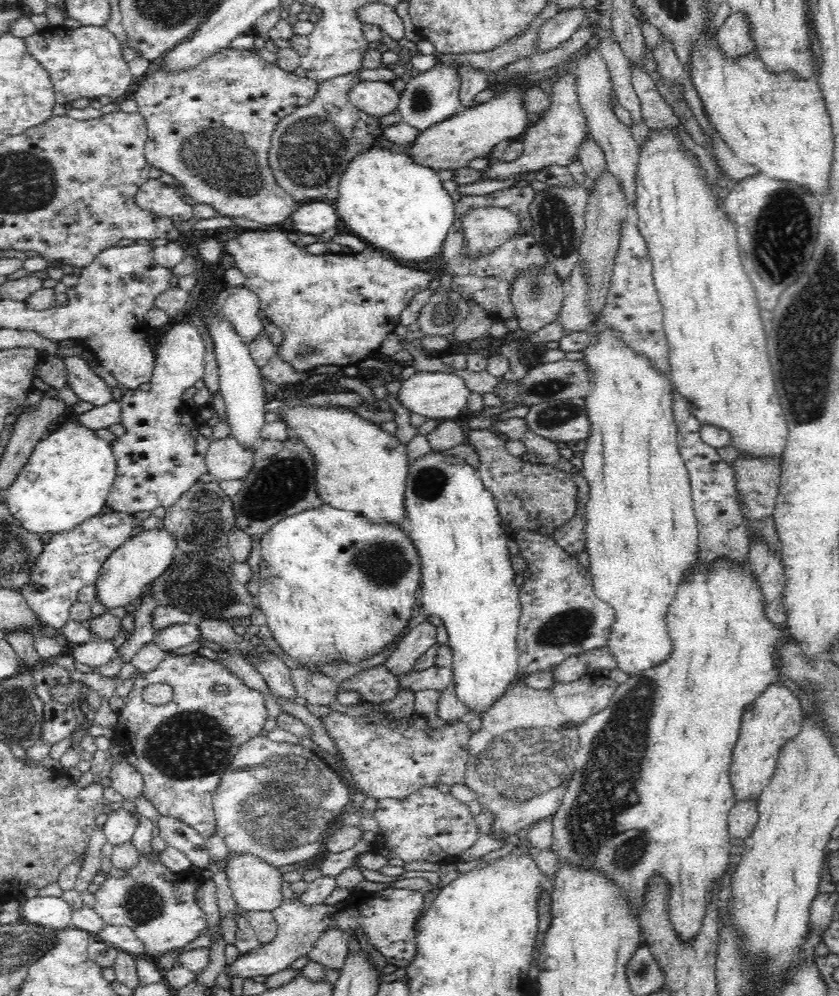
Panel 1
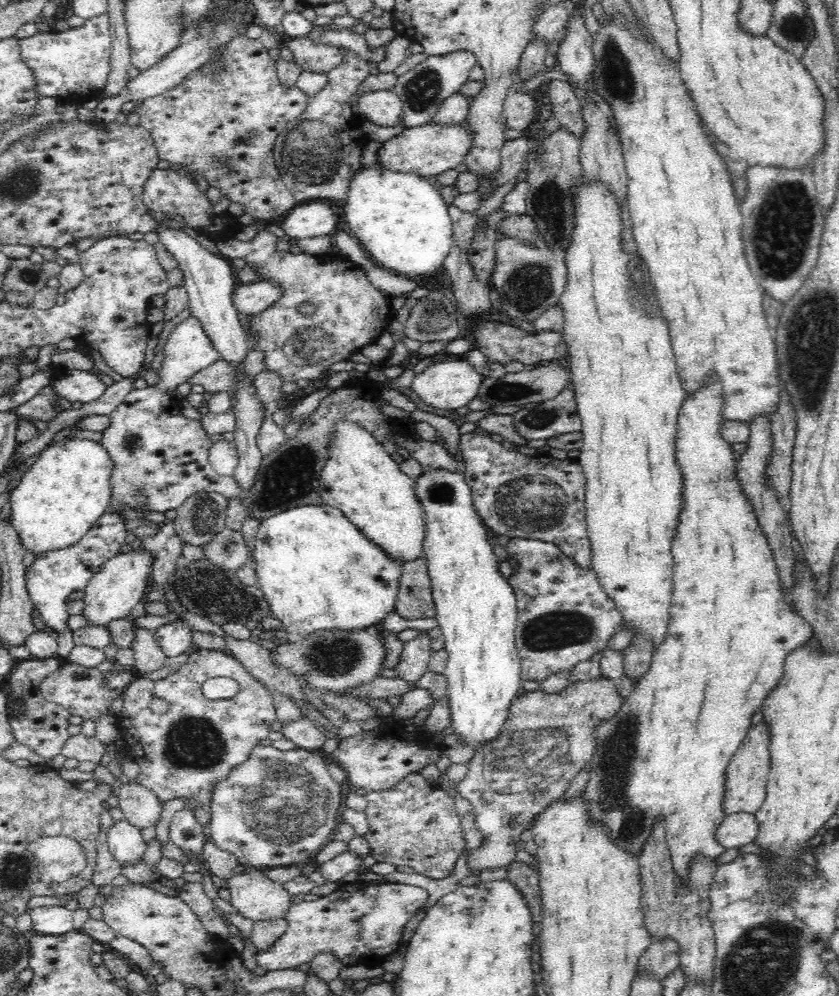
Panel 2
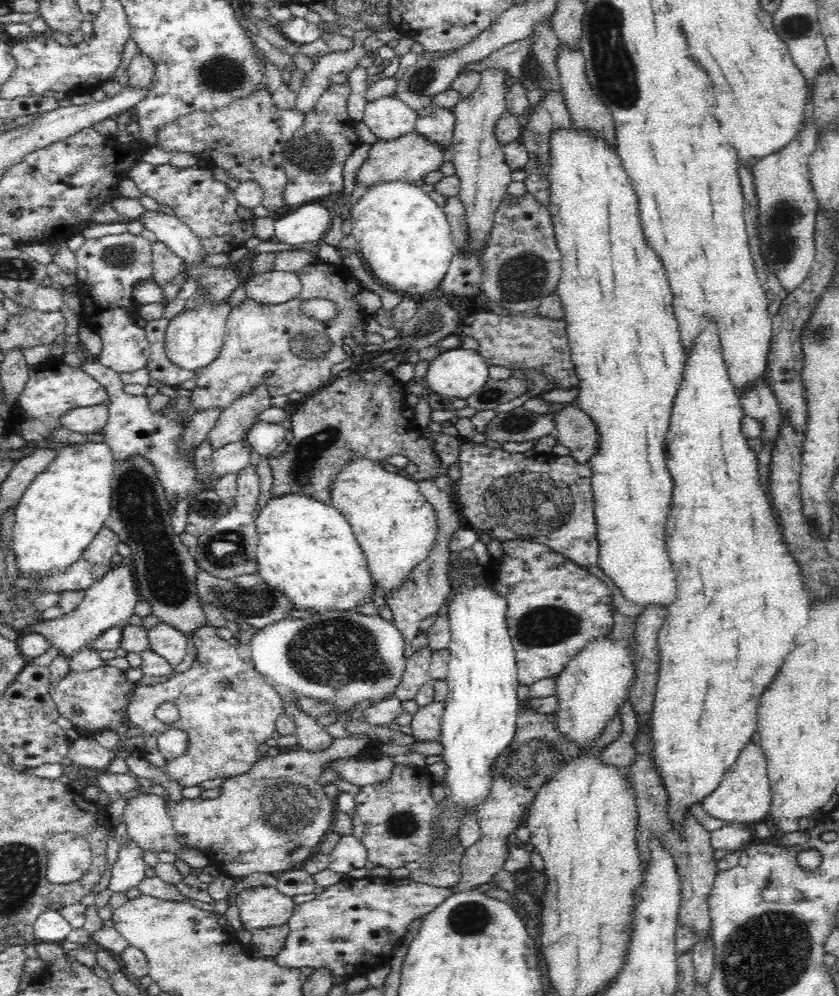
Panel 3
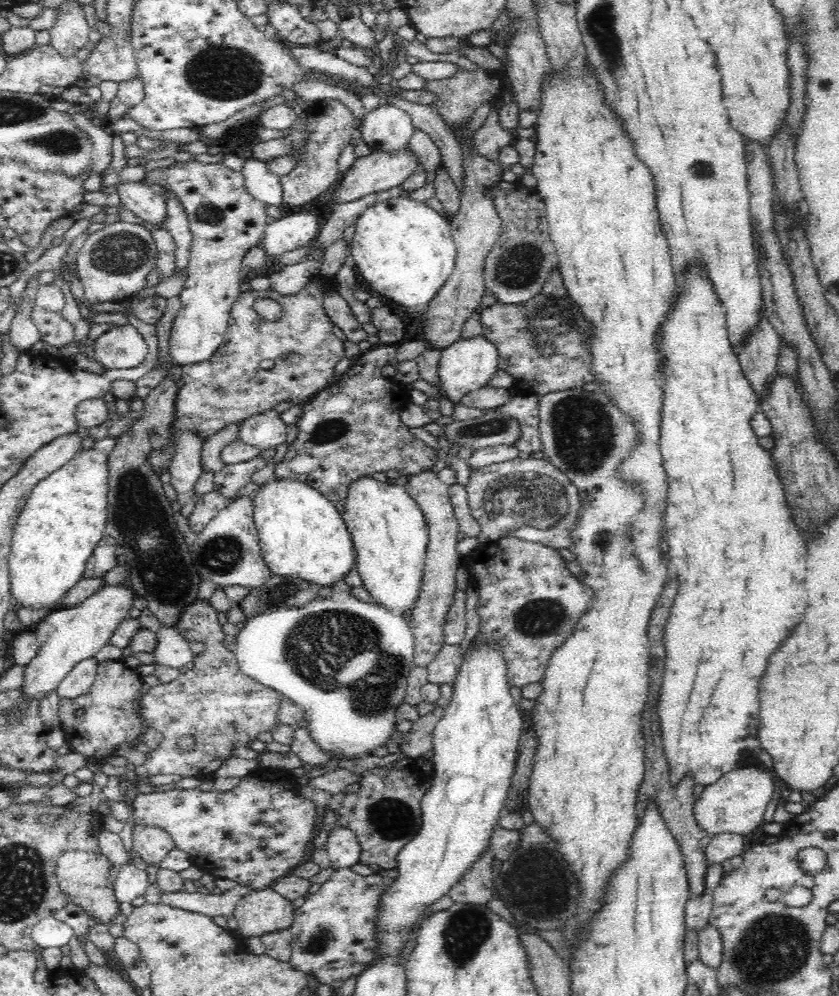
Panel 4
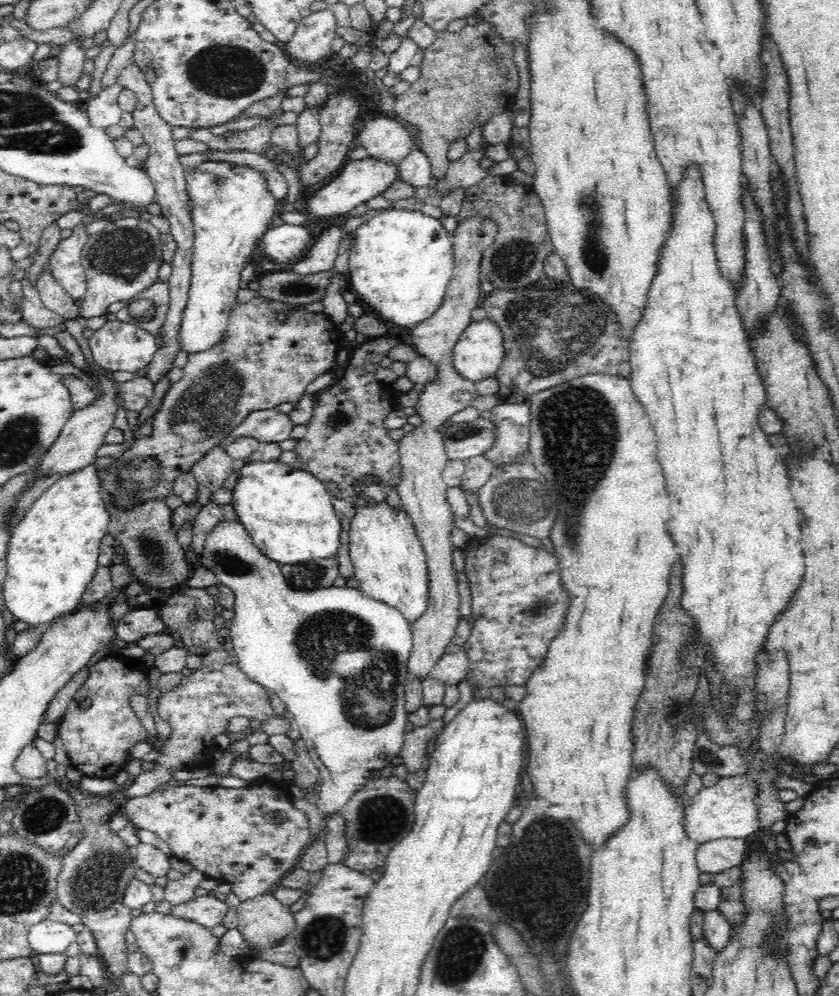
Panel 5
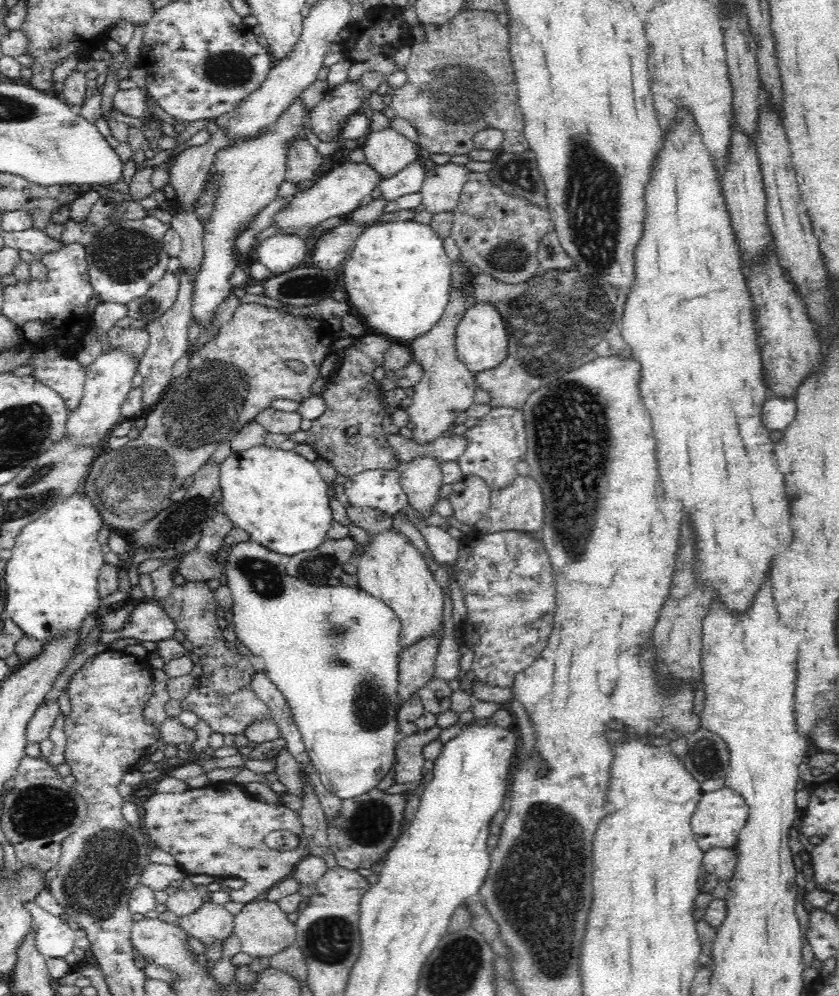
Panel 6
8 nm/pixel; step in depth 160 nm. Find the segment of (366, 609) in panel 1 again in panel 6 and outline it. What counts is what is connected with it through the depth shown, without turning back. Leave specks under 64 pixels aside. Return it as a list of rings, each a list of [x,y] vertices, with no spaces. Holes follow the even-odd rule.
[[[260,445],[247,451],[228,451],[226,460],[219,464],[219,469],[223,512],[235,526],[248,532],[250,540],[282,556],[296,556],[304,551],[315,550],[328,540],[326,532],[333,519],[328,484],[320,475],[314,461],[308,461],[293,449],[282,450]]]

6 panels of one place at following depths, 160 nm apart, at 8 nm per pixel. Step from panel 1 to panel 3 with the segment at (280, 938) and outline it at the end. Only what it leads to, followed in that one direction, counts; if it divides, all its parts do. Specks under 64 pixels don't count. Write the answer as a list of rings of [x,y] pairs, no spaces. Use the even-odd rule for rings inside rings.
[[[371,874],[360,879],[348,877],[348,880],[341,880],[328,886],[312,902],[295,906],[294,912],[287,922],[289,934],[285,940],[284,948],[273,957],[273,962],[278,963],[281,967],[291,969],[300,969],[304,966],[314,969],[327,968],[334,977],[355,976],[358,972],[362,972],[360,966],[364,964],[365,960],[369,960],[370,956],[376,956],[377,959],[391,956],[394,947],[406,934],[408,926],[414,920],[423,918],[452,894],[451,887],[432,886],[416,882],[410,877],[397,879],[390,875],[378,877]]]

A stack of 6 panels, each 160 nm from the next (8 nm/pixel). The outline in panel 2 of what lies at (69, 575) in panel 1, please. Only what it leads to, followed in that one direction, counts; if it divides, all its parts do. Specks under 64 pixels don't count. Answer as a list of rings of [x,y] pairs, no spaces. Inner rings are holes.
[[[117,511],[106,512],[96,520],[96,524],[89,528],[72,546],[60,548],[60,550],[48,550],[42,554],[36,554],[36,561],[26,569],[26,589],[34,603],[34,609],[38,610],[42,619],[55,631],[57,637],[57,653],[55,659],[64,664],[68,662],[70,651],[75,645],[73,632],[67,628],[66,621],[70,616],[65,604],[68,602],[68,595],[76,590],[85,590],[90,579],[100,568],[114,556],[117,556],[126,548],[126,527]]]

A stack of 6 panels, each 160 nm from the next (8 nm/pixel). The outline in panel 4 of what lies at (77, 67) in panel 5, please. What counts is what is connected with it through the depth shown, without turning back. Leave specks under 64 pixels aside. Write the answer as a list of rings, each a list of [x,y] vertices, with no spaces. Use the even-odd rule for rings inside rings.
[[[70,2],[58,9],[54,26],[49,28],[50,44],[62,55],[76,56],[77,50],[84,48],[88,42],[90,26],[84,17],[82,6]]]

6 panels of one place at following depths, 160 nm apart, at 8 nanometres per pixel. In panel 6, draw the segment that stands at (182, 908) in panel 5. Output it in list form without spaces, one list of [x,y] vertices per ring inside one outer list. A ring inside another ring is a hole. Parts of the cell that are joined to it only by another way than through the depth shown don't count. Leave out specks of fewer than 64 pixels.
[[[206,896],[204,905],[200,911],[189,916],[179,918],[182,929],[191,933],[205,946],[214,944],[216,940],[223,942],[233,933],[233,920],[235,918],[225,906],[220,906],[208,900]]]

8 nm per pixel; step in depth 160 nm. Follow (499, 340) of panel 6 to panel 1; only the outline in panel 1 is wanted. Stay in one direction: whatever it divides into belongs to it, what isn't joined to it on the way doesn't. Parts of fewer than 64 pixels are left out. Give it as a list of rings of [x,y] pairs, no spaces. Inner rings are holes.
[[[417,371],[408,379],[401,380],[398,400],[412,412],[422,414],[422,418],[432,419],[458,419],[467,414],[467,400],[470,389],[466,386],[464,378],[454,373],[446,372],[421,372]]]

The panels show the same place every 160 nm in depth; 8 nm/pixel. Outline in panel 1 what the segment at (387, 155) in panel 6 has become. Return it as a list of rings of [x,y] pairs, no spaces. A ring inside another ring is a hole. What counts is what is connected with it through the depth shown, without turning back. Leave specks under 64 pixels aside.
[[[361,81],[348,90],[351,103],[372,116],[386,116],[397,109],[399,96],[390,83]]]

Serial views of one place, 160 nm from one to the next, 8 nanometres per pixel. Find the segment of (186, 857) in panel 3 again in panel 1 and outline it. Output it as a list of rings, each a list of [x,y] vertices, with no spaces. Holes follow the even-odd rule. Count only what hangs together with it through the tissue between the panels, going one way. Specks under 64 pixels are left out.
[[[122,756],[110,772],[109,778],[112,779],[111,787],[128,800],[135,801],[143,794],[144,782],[143,777],[136,771],[136,768],[128,764],[128,756]]]

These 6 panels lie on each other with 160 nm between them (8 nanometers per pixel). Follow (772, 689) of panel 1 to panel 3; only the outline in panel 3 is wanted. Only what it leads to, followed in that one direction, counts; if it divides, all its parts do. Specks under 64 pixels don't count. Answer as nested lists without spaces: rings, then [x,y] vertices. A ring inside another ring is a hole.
[[[748,742],[740,750],[736,763],[725,773],[720,786],[716,788],[703,805],[708,817],[726,822],[752,822],[758,824],[768,816],[772,805],[771,784],[767,774],[767,759],[758,743]]]

